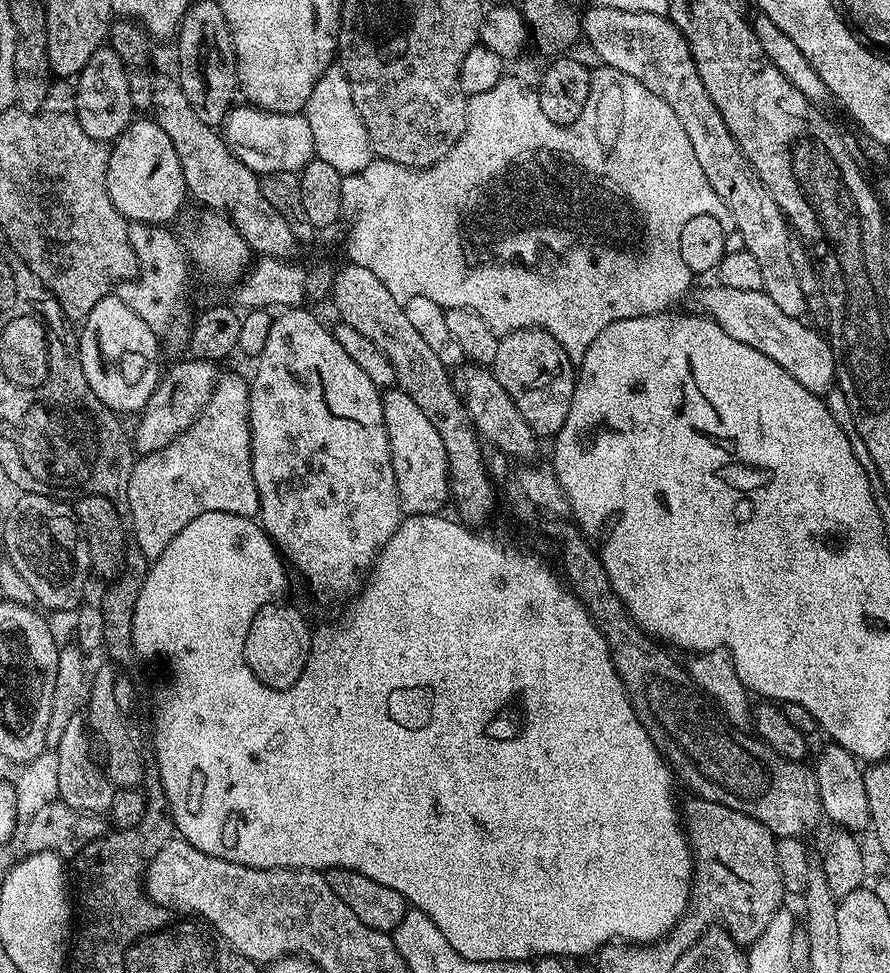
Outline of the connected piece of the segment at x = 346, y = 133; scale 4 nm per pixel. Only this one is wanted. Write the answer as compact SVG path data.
M333 66L324 72L308 99L306 115L310 130L314 130L317 157L322 162L330 163L335 170L343 174L361 172L372 164L374 153L370 134L366 134L366 126L354 106L350 82L343 68Z

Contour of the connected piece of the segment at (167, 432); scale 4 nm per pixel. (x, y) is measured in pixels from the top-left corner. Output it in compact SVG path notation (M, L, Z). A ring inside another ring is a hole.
M185 358L181 364L174 365L169 372L167 369L152 397L135 417L136 429L133 430L132 436L130 432L131 451L136 454L157 452L170 446L170 442L174 442L178 434L185 432L210 400L210 394L218 379L216 368L217 365L210 360Z

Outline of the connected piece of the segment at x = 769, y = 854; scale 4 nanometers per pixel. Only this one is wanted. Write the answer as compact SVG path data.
M689 799L687 803L686 816L692 819L690 847L694 853L694 883L691 904L681 925L700 932L704 924L721 920L732 940L741 946L751 946L786 899L784 884L780 881L777 837L752 820L742 816L730 818L727 812L714 810L706 800Z

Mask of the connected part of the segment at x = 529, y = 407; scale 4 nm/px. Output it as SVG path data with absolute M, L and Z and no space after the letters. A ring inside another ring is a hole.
M538 327L505 332L499 341L498 354L492 359L490 371L513 399L530 430L540 438L555 437L570 412L570 402L574 398L577 373L574 361L551 334Z

